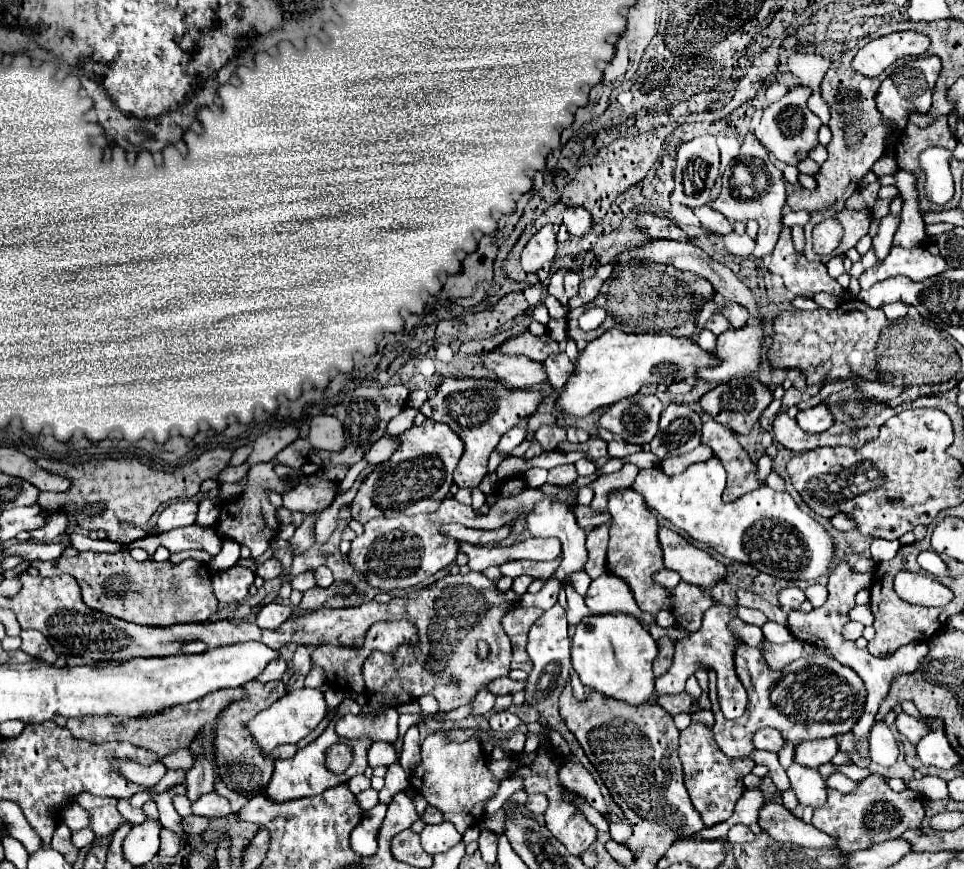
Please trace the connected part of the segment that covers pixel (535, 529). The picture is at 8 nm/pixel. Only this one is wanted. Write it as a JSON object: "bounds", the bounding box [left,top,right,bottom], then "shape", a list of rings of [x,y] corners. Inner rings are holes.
{"bounds":[525,489,587,579],"shape":[[[563,489],[561,493],[557,493],[557,501],[553,501],[551,497],[545,497],[545,499],[541,499],[535,505],[535,509],[529,515],[525,515],[527,529],[531,531],[533,537],[547,537],[547,535],[551,535],[551,537],[557,537],[561,541],[561,545],[563,545],[563,565],[555,573],[555,577],[559,577],[559,579],[563,579],[563,575],[569,575],[573,571],[581,571],[583,569],[583,563],[587,561],[587,551],[583,549],[585,531],[577,525],[575,515],[573,515],[575,503],[569,505],[565,501],[567,495],[569,495],[569,489]]]}

